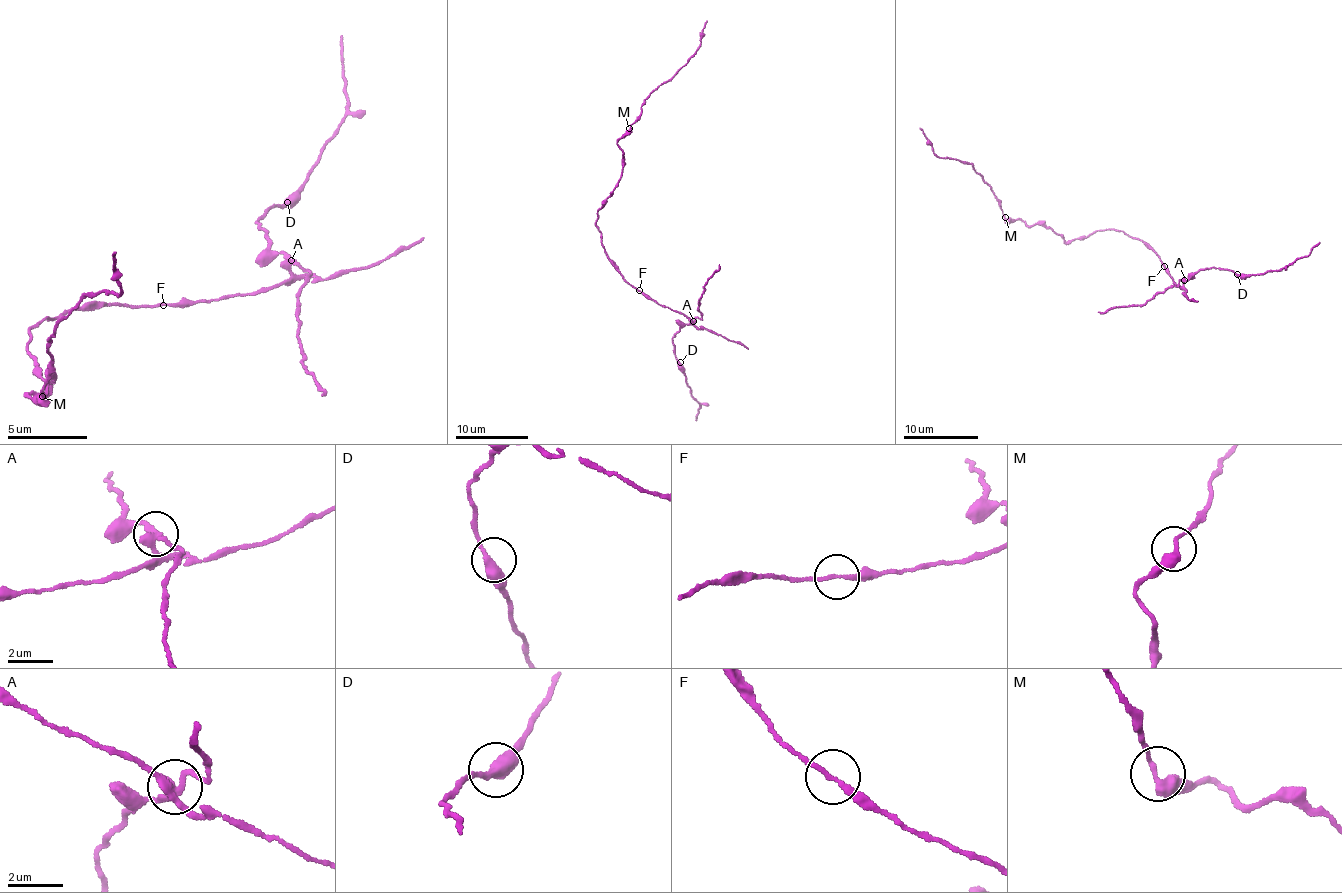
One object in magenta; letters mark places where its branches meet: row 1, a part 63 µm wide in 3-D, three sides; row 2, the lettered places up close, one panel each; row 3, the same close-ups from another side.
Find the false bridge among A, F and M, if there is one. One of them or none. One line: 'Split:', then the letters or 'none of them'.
Split: A

